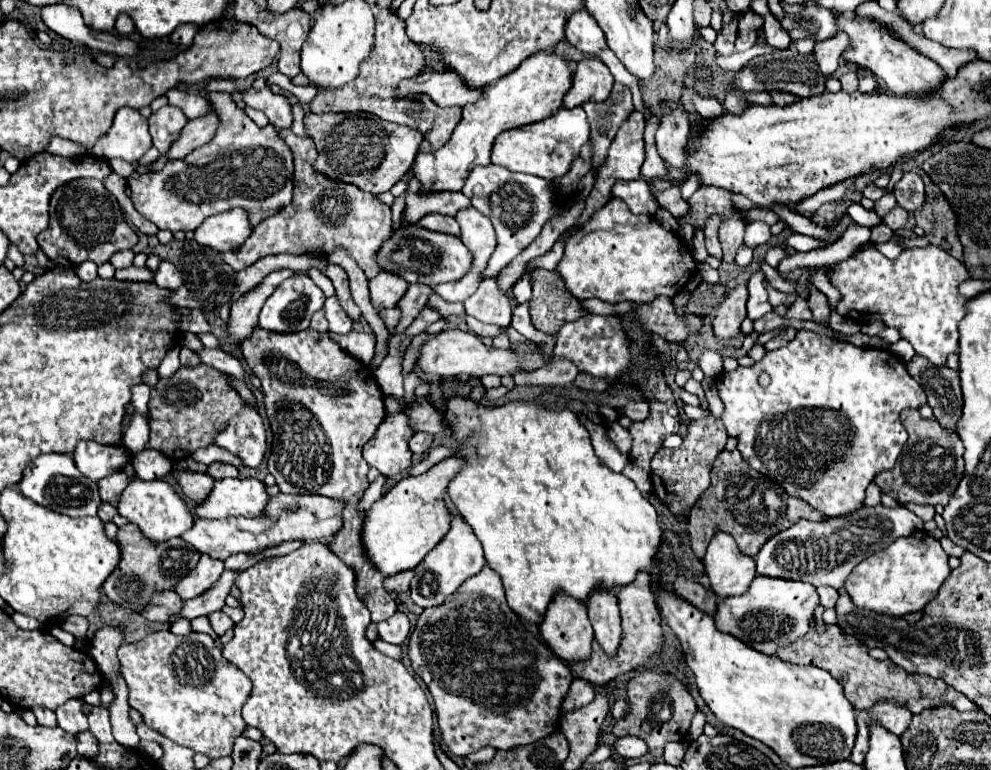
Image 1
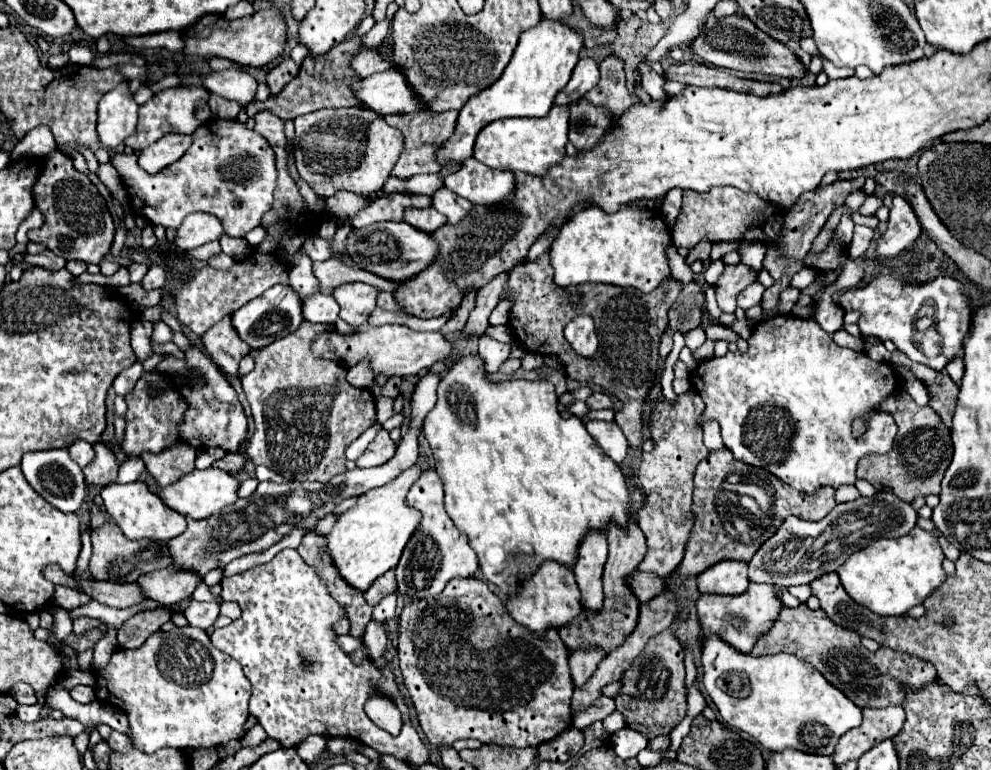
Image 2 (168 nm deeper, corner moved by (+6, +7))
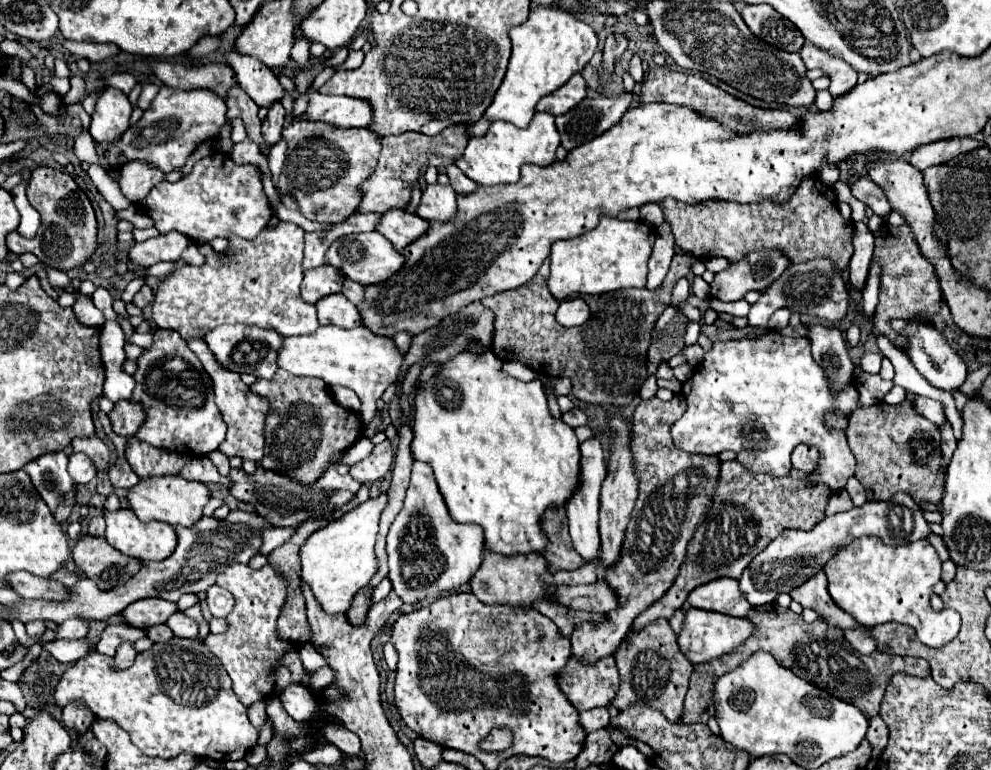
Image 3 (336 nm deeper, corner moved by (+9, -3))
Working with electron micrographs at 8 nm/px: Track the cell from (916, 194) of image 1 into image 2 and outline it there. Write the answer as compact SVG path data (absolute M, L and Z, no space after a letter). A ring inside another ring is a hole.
M892 194L892 196L894 196L894 204L890 208L888 230L878 240L878 250L876 250L876 258L880 260L896 256L904 248L912 246L920 236L920 224L912 206L900 194Z

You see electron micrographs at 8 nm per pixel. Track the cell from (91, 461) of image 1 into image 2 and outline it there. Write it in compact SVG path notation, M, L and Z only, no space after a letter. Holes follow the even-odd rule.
M76 440L76 442L68 448L68 452L70 452L72 460L76 460L78 466L82 466L82 468L84 468L86 464L90 464L90 462L94 460L94 456L96 456L92 444L88 444L86 440Z

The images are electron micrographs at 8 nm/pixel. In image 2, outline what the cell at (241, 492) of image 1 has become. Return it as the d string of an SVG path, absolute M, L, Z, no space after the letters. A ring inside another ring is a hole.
M206 468L206 470L194 470L188 476L184 476L182 480L178 480L172 486L160 488L158 496L176 512L180 512L182 516L190 516L194 520L202 520L202 518L210 518L218 512L222 512L222 508L234 504L240 496L238 496L238 488L240 488L240 480L224 470L218 468Z

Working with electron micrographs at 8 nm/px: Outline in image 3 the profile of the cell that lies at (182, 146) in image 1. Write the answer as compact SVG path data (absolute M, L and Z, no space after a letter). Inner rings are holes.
M129 162L125 166L121 166L119 170L119 188L123 192L123 196L137 204L143 202L143 198L147 198L147 194L151 192L151 188L155 184L159 184L163 180L163 172L159 172L157 168L151 168L143 162Z

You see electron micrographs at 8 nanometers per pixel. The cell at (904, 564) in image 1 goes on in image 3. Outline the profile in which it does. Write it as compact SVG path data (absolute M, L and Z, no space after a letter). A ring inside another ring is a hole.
M863 536L851 542L851 546L839 550L839 554L835 554L835 558L823 566L823 572L827 574L827 590L833 602L865 628L885 622L907 624L917 630L917 638L931 648L945 646L959 634L960 614L951 608L937 612L929 604L933 584L937 584L941 576L941 560L929 540L893 548L883 544L881 538Z

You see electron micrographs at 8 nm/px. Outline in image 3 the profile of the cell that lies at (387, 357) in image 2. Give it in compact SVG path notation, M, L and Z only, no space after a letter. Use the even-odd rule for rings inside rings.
M321 326L319 330L315 330L315 334L283 338L283 346L277 354L277 364L279 368L295 376L321 378L331 386L337 384L351 388L361 400L361 408L357 414L363 426L367 426L377 412L375 402L381 398L383 390L397 380L403 356L399 354L391 338L375 336L365 326L357 326L351 330L339 326Z

